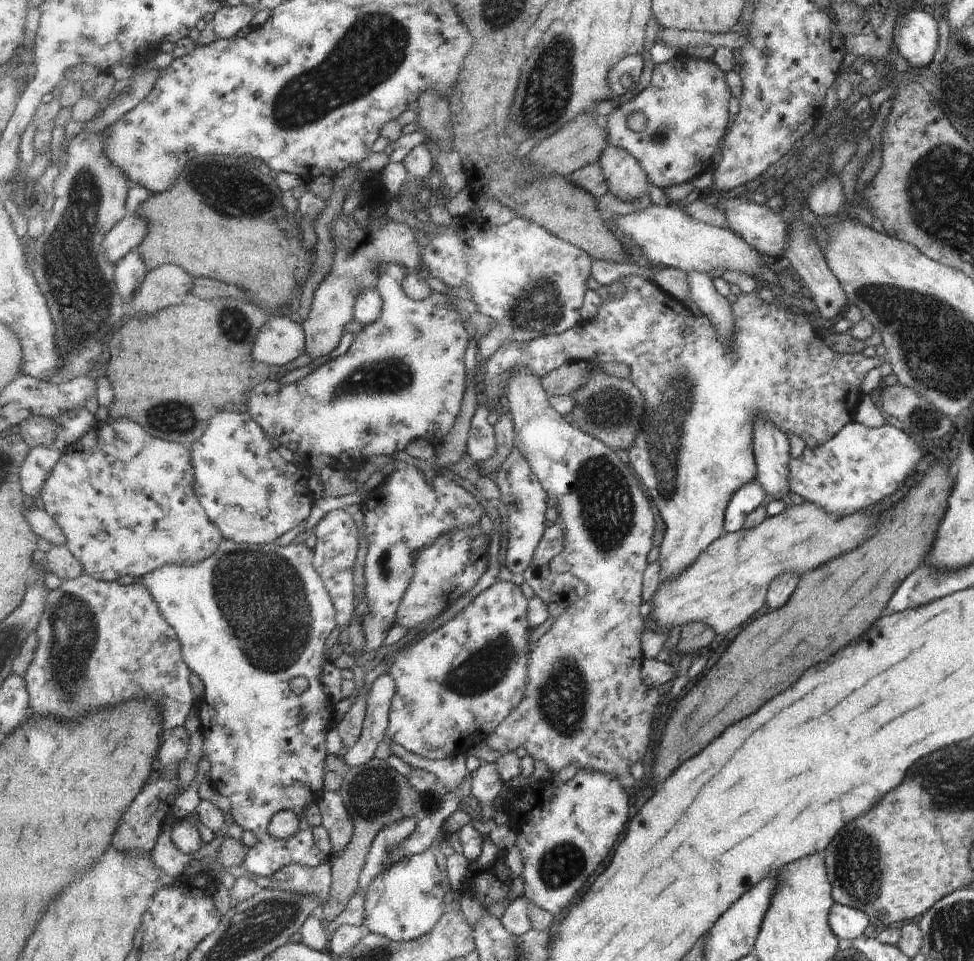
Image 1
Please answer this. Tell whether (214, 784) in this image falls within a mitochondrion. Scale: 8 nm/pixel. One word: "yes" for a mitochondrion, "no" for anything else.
no

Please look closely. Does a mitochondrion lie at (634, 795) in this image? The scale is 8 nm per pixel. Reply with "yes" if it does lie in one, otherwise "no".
no

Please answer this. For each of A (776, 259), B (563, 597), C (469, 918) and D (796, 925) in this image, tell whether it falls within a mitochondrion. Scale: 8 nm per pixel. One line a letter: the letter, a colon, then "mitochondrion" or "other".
A: other
B: other
C: other
D: other

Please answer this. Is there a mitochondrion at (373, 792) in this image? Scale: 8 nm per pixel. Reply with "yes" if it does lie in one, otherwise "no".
yes

